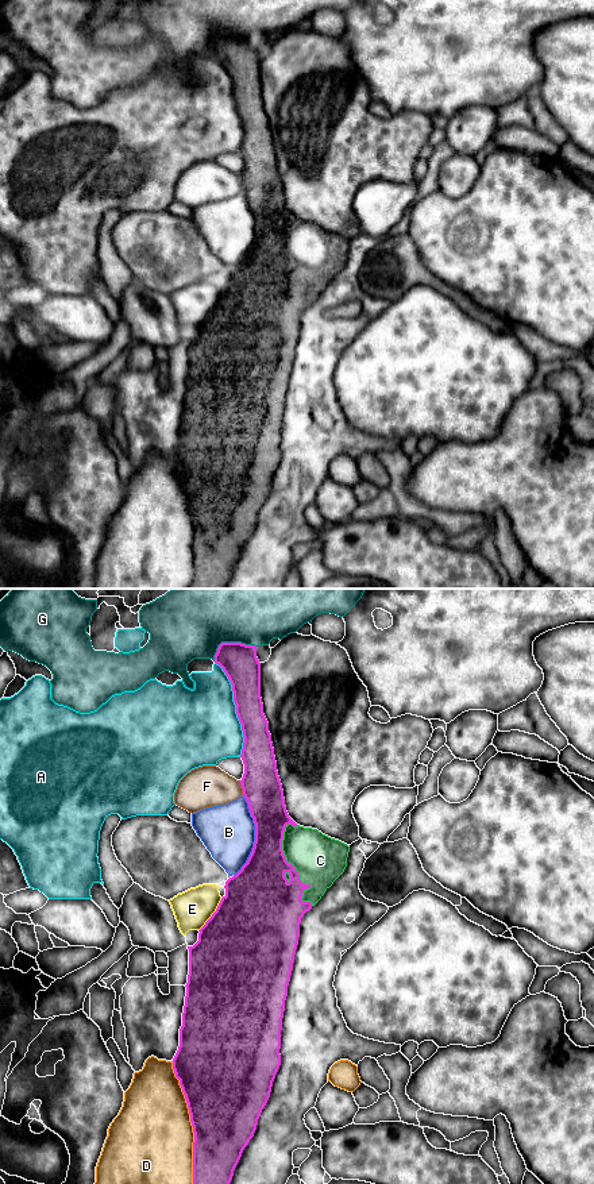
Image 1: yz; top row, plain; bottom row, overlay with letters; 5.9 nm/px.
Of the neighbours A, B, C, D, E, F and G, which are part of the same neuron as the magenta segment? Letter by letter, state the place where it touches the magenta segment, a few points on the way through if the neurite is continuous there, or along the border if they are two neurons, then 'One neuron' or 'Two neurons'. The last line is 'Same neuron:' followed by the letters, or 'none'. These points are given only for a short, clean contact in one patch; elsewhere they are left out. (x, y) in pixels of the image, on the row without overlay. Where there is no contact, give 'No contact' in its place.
A: Touches magenta at yz (236, 104). Two neurons
B: Touches magenta at yz (255, 230). Two neurons
C: Touches magenta at yz (294, 263). One neuron
D: Touches magenta at yz (193, 523). Two neurons
E: Touches magenta at yz (212, 309). Two neurons
F: Touches magenta at yz (242, 182). Two neurons
G: Touches magenta at yz (230, 38). Two neurons
Same neuron: C

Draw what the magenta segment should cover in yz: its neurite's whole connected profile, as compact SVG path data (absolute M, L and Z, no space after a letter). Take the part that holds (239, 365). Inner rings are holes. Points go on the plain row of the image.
M221 38L215 58L223 63L232 80L236 109L242 119L244 138L240 153L244 169L240 180L254 213L255 238L247 258L225 277L225 290L198 325L198 336L188 342L189 370L180 441L173 454L173 464L185 490L194 528L193 581L189 589L225 589L242 548L254 532L281 460L282 413L301 313L344 267L350 247L347 239L317 224L297 220L286 207L269 117L263 109L256 42Z

